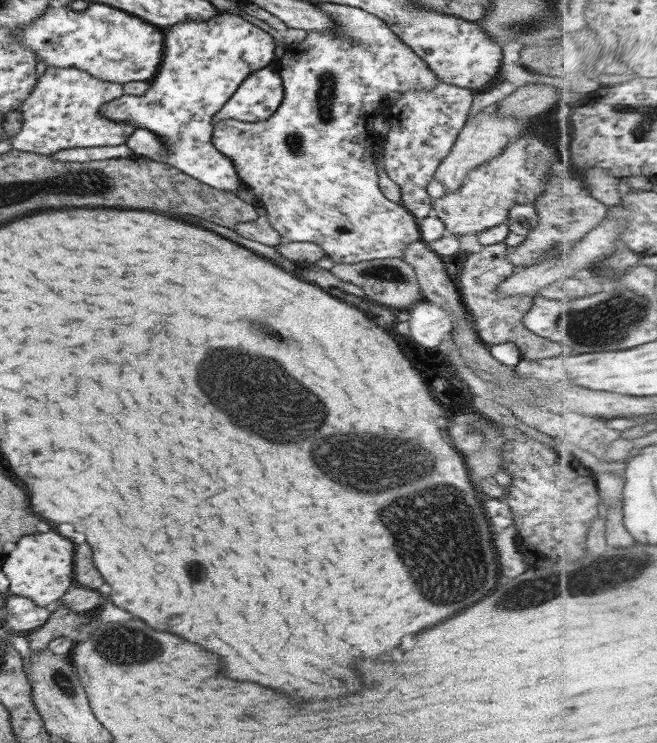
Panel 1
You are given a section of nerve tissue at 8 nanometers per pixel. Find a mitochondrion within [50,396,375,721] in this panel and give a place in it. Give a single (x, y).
(116, 644)

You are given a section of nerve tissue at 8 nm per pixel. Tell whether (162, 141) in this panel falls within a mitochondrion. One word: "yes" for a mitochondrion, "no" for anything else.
no

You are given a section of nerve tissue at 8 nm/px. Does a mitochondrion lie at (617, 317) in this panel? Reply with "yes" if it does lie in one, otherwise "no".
yes

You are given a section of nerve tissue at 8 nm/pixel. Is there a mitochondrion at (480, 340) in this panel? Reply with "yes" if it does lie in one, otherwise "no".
no

